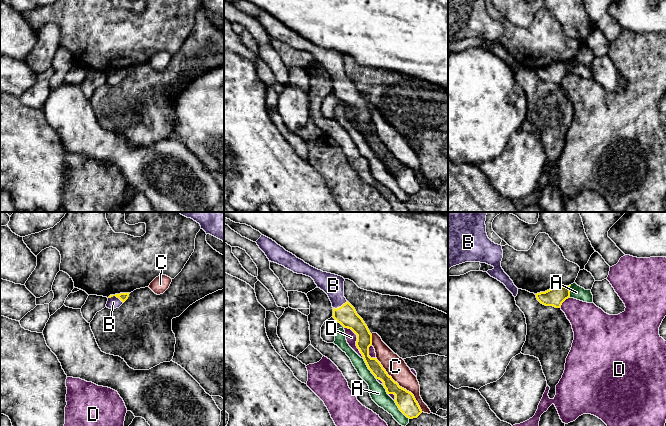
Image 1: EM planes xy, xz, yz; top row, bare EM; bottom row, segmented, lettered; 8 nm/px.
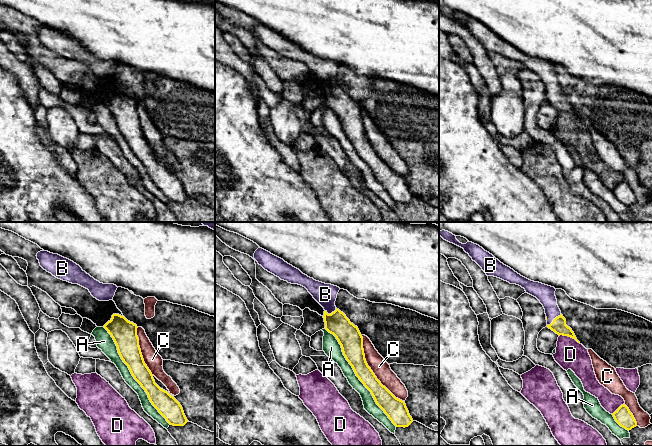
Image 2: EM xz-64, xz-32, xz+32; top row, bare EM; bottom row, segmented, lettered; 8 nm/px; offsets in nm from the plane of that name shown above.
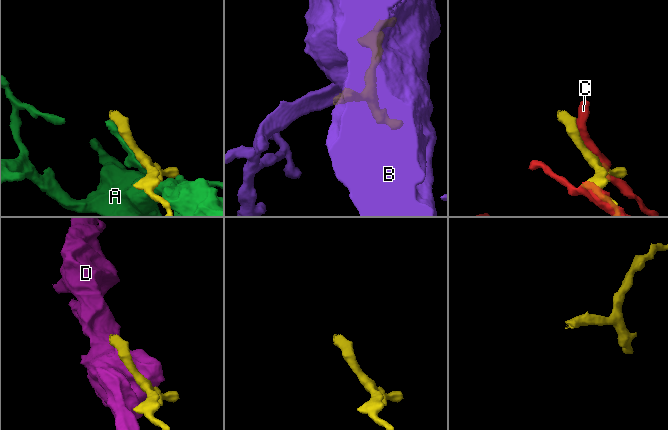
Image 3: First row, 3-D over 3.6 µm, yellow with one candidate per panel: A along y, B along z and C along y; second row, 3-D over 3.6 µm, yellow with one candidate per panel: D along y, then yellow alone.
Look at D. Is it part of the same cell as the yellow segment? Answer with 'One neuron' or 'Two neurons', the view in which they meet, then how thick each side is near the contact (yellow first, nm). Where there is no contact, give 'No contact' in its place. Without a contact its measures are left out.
Two neurons. Touches yellow in xz. Thickness 170 nm (yellow) against 90 nm

